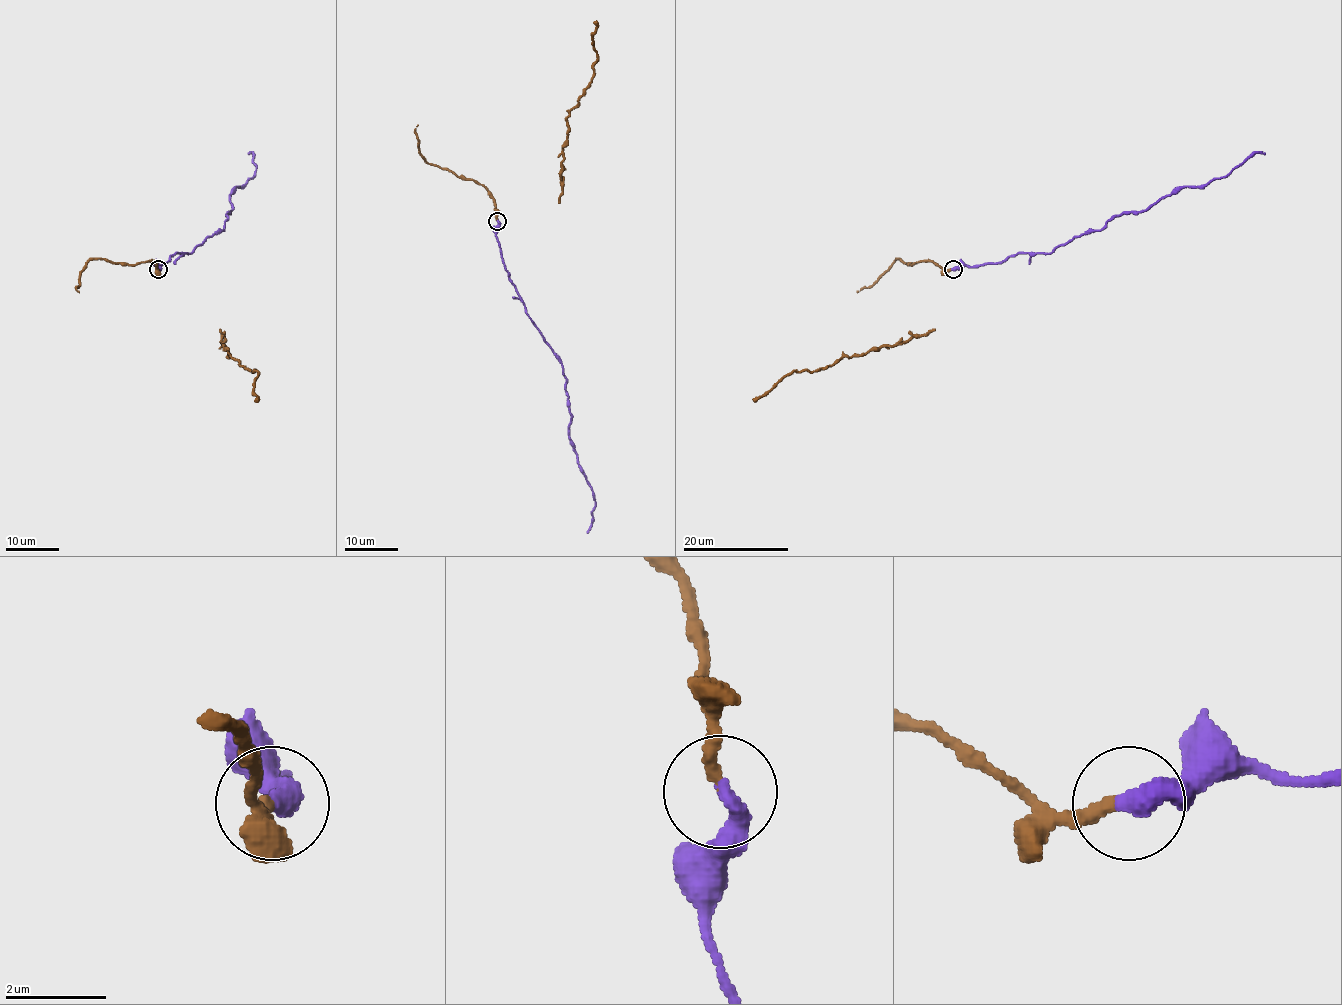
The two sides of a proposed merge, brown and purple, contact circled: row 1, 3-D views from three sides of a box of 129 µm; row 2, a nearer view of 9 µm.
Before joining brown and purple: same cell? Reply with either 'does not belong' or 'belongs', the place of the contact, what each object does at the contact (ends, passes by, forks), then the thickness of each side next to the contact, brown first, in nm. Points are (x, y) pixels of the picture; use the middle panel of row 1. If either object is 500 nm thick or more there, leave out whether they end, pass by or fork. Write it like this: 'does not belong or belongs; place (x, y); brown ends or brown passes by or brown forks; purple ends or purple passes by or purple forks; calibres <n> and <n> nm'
does not belong; place (497, 221); brown ends; purple ends; calibres 240 and 440 nm

